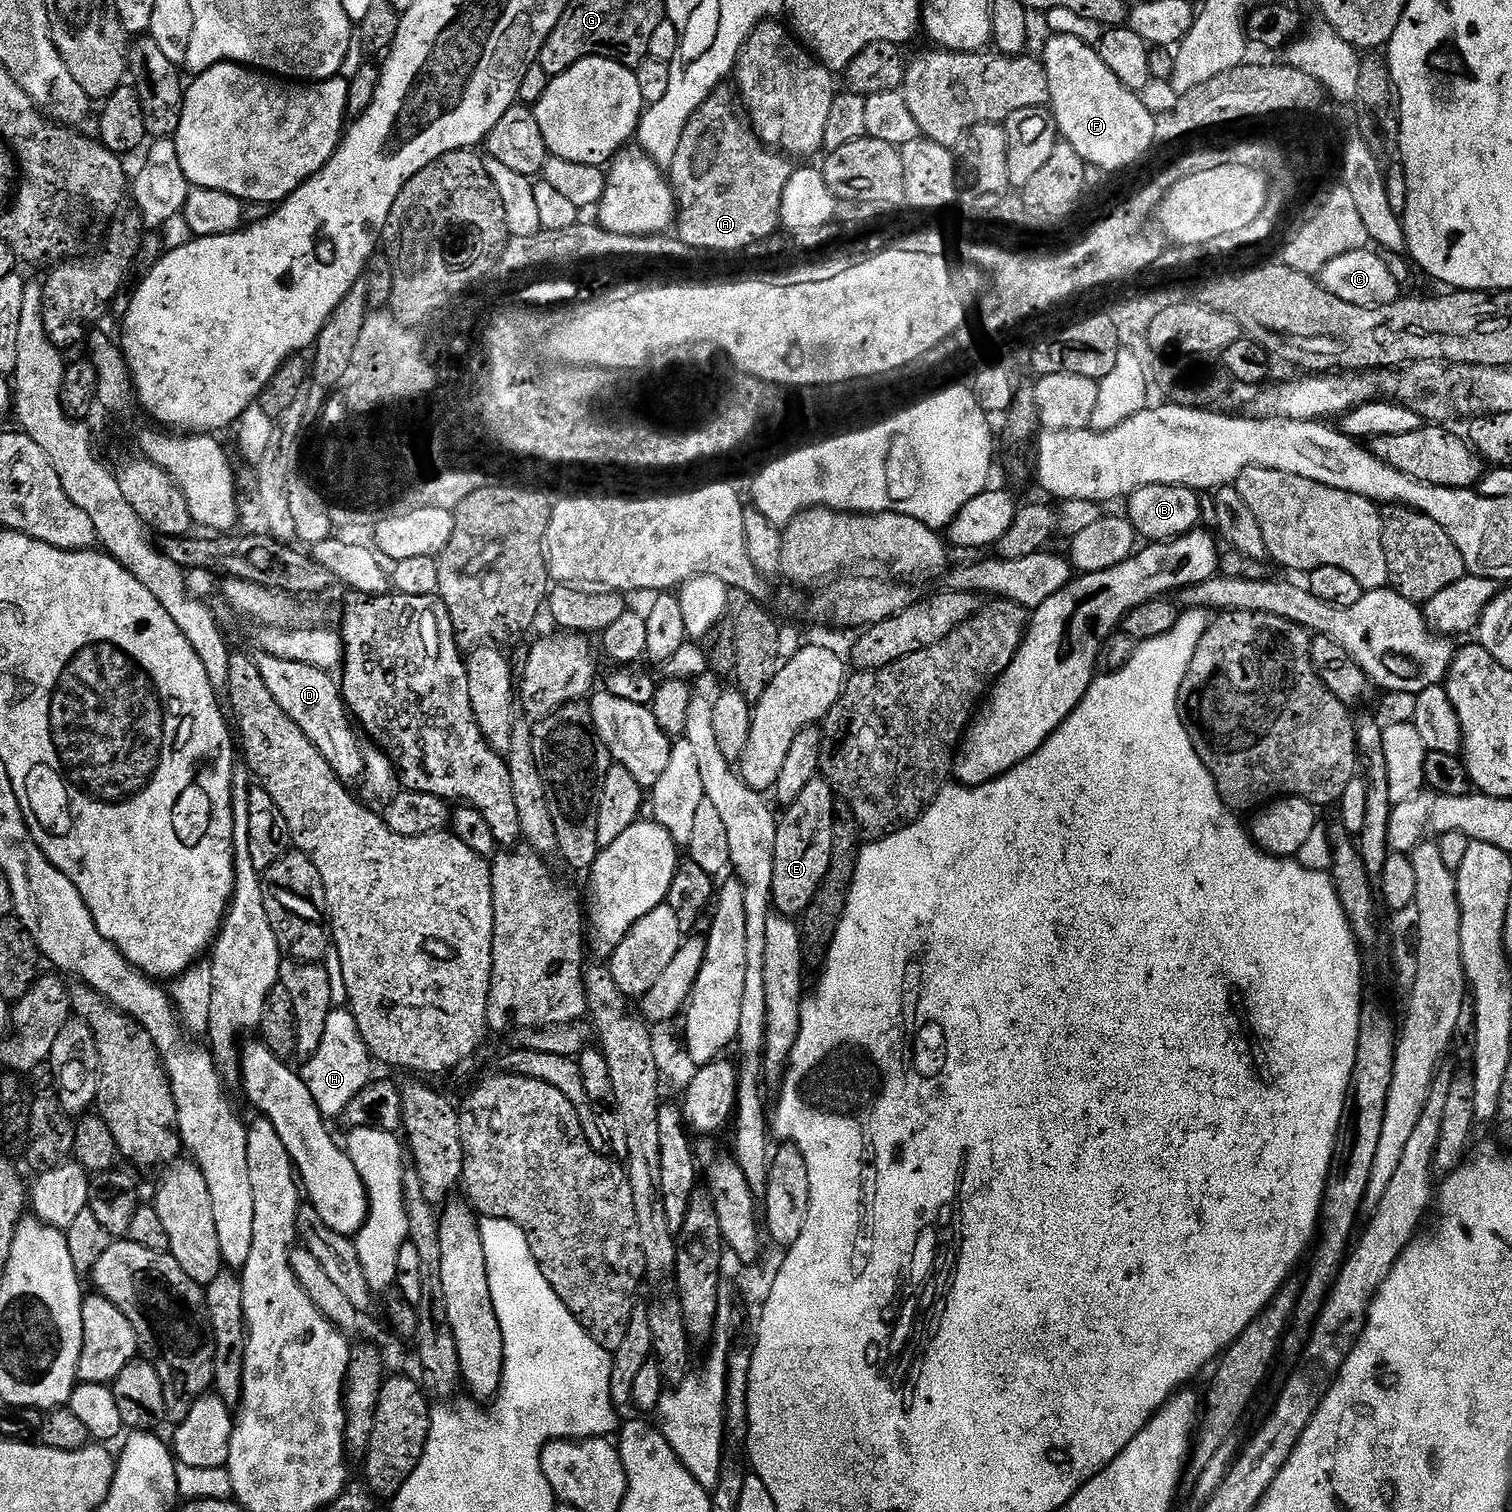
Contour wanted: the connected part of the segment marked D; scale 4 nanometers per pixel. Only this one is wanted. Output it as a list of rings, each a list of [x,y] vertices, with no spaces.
[[[263,654],[257,655],[255,662],[258,672],[262,674],[262,682],[266,682],[270,694],[274,694],[274,702],[278,702],[278,706],[282,706],[282,710],[294,718],[295,724],[302,729],[302,734],[306,734],[306,738],[318,746],[318,754],[330,762],[338,779],[345,782],[353,782],[359,776],[361,779],[366,772],[366,748],[360,745],[360,740],[356,737],[357,729],[344,703],[341,685],[332,681],[333,673],[306,666],[302,662],[286,662],[286,658]]]

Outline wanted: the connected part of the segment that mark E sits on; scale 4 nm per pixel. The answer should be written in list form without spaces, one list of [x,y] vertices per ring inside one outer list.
[[[817,778],[811,780],[794,798],[794,802],[787,805],[785,816],[779,817],[776,826],[776,845],[774,846],[774,886],[772,887],[772,907],[779,915],[789,918],[803,917],[804,911],[810,906],[814,894],[820,889],[820,883],[826,878],[830,870],[830,846],[834,842],[834,810],[838,797],[832,791],[827,780]]]

